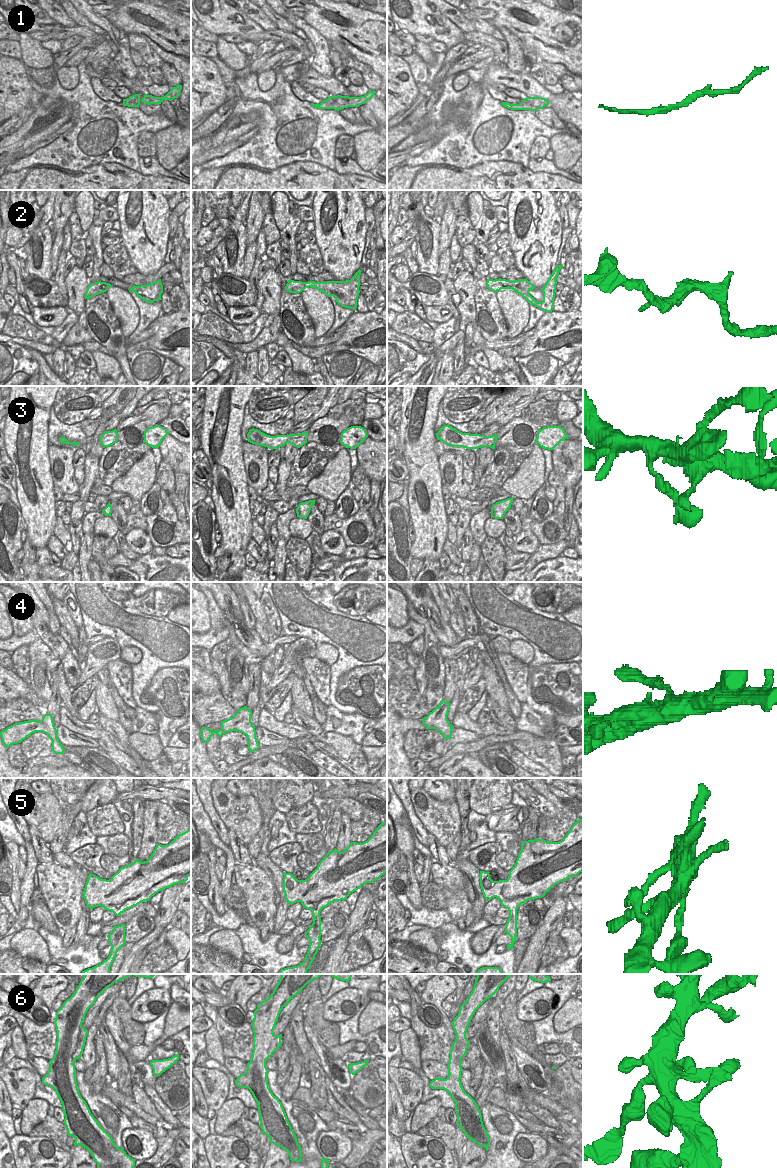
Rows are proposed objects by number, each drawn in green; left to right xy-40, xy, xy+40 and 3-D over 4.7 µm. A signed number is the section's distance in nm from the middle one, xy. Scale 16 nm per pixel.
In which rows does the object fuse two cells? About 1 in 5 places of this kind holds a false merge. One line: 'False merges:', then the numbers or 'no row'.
False merges: 6

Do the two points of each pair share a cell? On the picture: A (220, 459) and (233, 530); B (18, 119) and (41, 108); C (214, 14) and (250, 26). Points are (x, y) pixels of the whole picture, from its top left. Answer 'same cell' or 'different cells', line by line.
A: same cell
B: different cells
C: same cell

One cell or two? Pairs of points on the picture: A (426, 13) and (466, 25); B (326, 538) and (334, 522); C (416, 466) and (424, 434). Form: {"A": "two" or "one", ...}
{"A": "two", "B": "two", "C": "one"}

